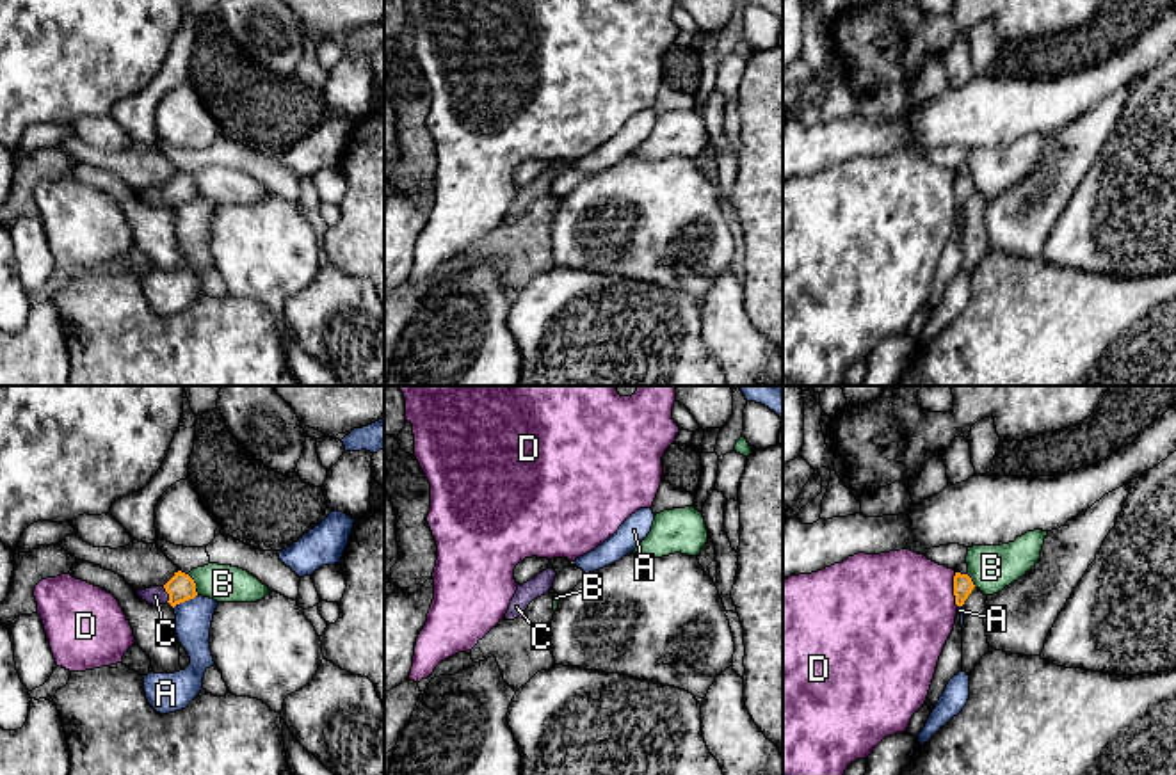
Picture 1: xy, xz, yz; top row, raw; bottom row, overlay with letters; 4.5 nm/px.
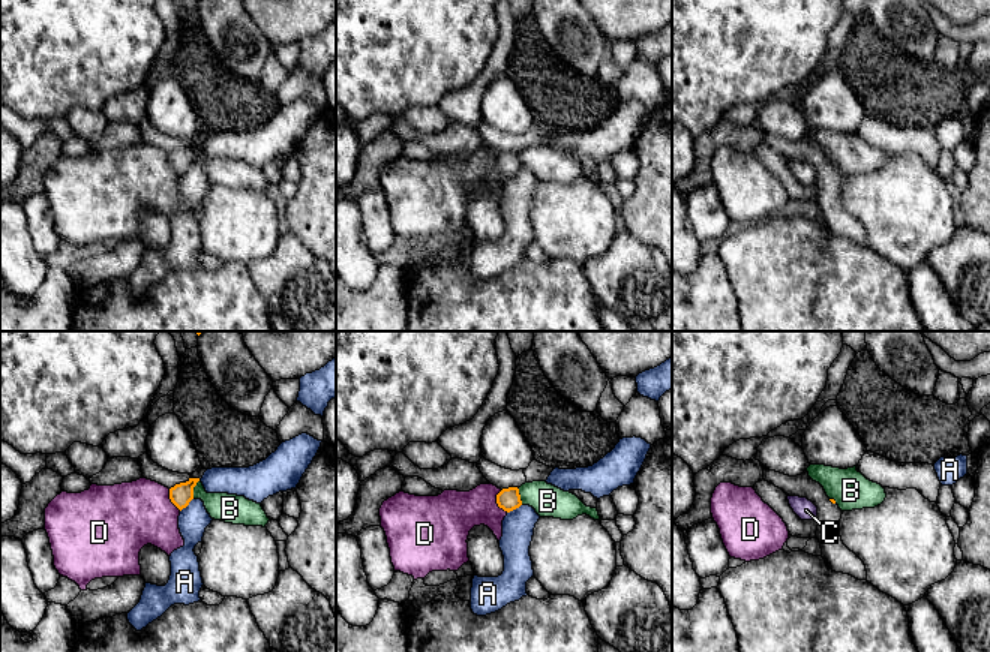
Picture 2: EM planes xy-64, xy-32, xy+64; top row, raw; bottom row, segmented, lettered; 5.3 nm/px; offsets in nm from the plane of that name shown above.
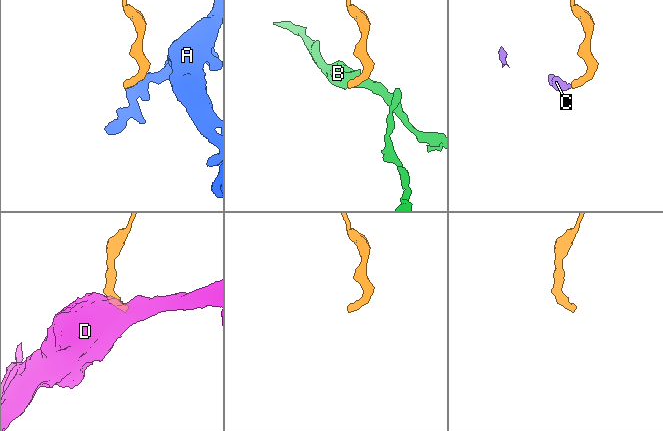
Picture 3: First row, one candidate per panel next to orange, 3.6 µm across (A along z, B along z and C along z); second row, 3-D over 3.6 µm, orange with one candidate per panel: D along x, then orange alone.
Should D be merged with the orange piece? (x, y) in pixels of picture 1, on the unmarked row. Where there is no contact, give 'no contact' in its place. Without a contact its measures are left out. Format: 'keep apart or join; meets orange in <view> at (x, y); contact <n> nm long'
keep apart; meets orange in yz at (954, 192); contact 160 nm long

